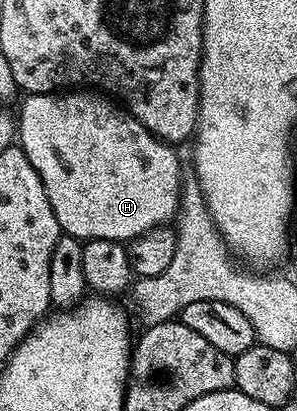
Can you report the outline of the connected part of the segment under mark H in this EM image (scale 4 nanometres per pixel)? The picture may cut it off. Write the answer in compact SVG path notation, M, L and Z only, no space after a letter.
M55 91L52 93L32 93L25 98L22 110L16 113L16 137L24 155L28 155L28 163L36 167L36 175L40 175L40 183L44 183L44 191L48 195L48 203L52 203L52 211L56 215L56 223L68 237L77 237L85 243L92 239L112 239L129 243L134 238L150 229L166 227L178 216L178 202L182 200L182 165L174 154L175 146L160 140L155 133L149 133L121 104L115 103L109 96L98 91Z

